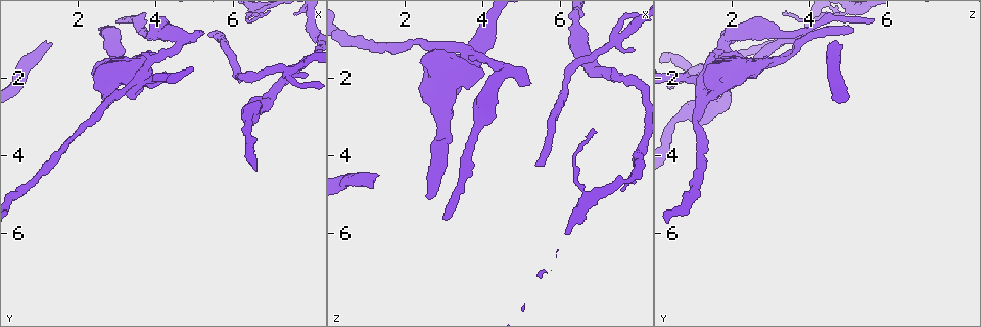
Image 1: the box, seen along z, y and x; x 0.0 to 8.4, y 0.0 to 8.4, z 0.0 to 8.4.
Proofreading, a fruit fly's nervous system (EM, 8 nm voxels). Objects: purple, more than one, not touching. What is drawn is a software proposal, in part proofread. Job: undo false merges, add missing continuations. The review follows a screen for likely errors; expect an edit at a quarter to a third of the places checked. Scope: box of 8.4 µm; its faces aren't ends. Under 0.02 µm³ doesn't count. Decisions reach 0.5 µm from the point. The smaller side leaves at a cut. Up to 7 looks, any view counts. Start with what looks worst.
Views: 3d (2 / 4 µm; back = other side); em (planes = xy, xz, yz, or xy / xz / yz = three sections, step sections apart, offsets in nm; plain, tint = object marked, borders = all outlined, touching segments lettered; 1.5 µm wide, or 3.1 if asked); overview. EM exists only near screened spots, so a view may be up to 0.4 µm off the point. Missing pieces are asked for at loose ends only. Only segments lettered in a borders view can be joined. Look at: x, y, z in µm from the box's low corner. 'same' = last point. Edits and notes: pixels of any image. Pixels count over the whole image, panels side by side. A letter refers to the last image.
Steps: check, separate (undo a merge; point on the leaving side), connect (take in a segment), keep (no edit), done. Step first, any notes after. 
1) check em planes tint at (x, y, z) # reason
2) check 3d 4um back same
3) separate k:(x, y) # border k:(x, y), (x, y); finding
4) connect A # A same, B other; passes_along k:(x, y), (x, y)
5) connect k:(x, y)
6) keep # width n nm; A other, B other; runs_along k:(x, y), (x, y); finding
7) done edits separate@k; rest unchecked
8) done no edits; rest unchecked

check em planes plain at (5.30, 0.90, 4.25) # tapers out

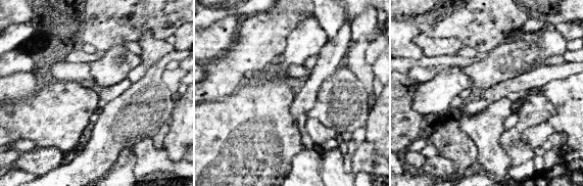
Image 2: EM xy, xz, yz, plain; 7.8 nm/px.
check em planes borders same

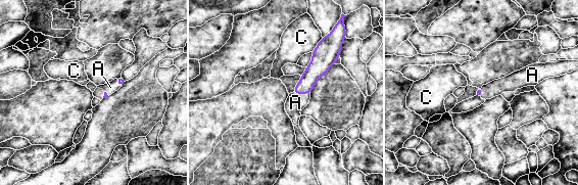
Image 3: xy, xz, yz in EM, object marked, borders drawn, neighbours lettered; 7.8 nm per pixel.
connect A # A same, C other; passes_along 3:(317, 67), (301, 94), (295, 102); it goes on there

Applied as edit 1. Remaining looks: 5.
check 3d 2um at (2.55, 0.70, 5.10) # free end

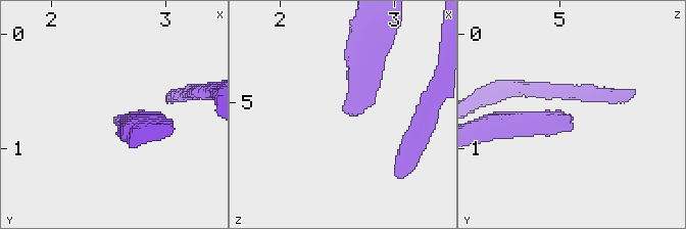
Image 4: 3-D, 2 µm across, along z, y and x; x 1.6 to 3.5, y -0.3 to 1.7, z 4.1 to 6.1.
check em xy step 4 borders at (2.58, 0.76, 5.08)

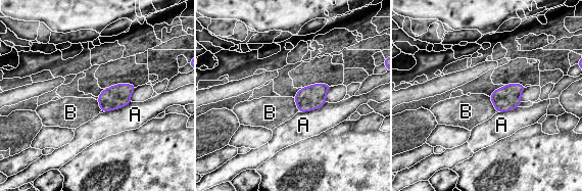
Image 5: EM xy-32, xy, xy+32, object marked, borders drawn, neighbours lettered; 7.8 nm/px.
keep # A other, B other; border 5:(489, 97), (496, 110); no lettered segment goes on from it

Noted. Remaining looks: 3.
check 3d 4um at (5.15, 0.85, 2.20) # free end

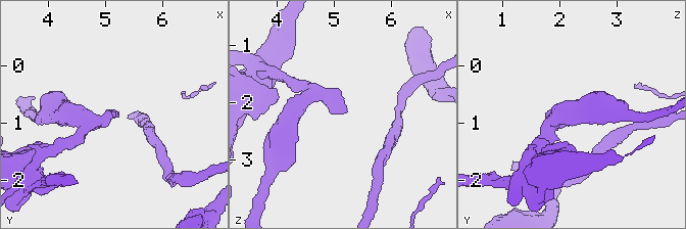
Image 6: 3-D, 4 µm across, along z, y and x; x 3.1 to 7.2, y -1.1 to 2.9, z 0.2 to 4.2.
check em planes borders at (5.15, 0.85, 2.15) # now the EM

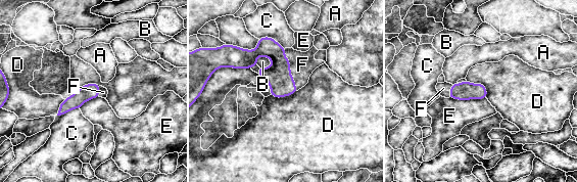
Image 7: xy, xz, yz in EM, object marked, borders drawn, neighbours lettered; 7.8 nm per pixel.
connect F # longest_contact F 360 nm; A other, B other, C other, D other, E other, F same; passes_along 7:(278, 76), (290, 70), (302, 64); the neuron continues

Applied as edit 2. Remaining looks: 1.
done edits connect@3, connect@7; rest unchecked

